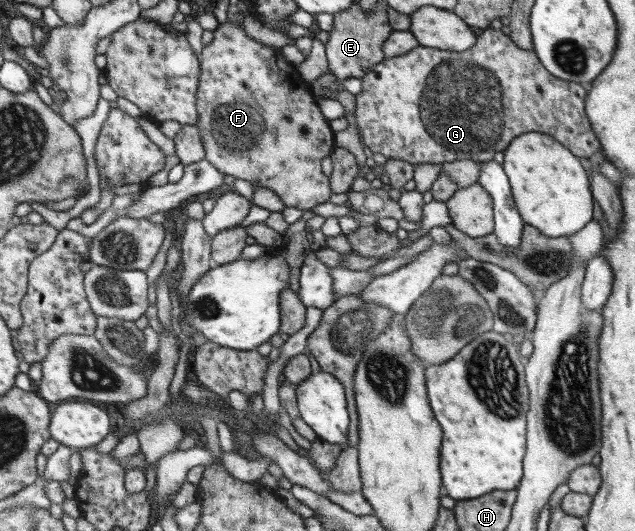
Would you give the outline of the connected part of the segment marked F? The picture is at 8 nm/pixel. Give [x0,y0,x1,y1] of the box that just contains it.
[196,20,336,210]

